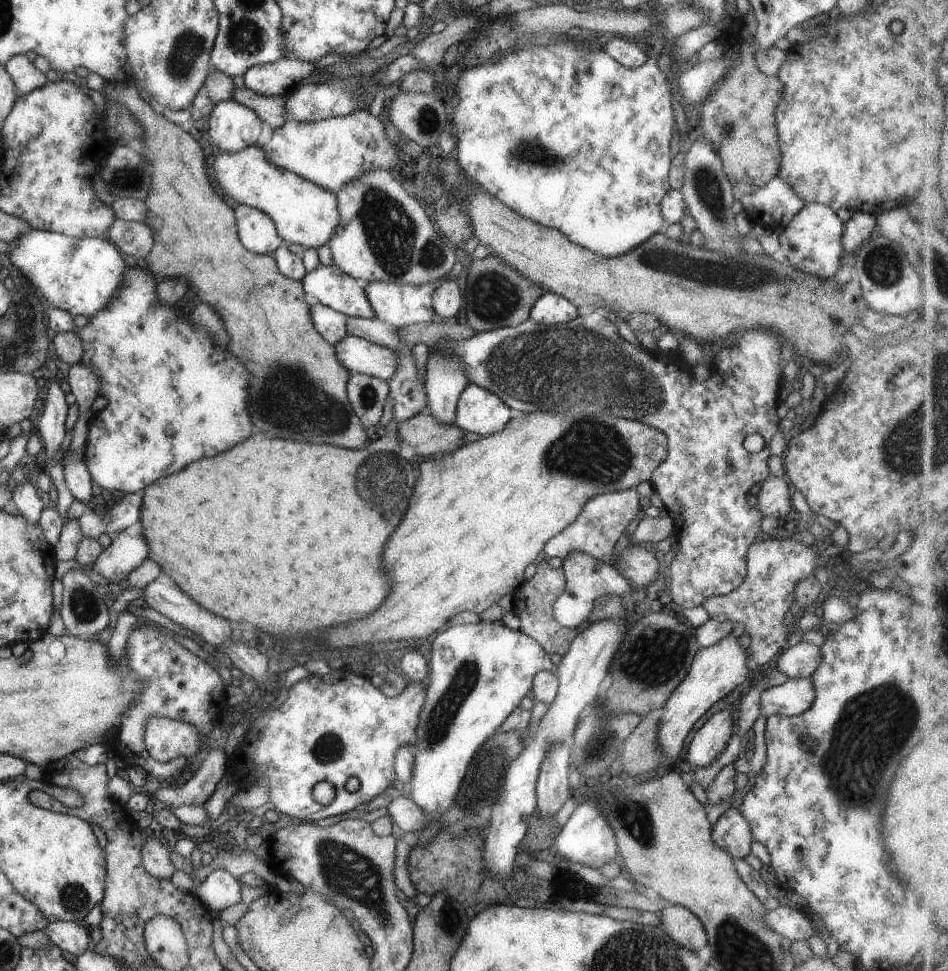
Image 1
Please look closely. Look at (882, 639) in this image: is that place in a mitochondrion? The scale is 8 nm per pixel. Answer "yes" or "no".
no

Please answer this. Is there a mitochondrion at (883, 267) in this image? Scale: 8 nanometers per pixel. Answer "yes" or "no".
yes

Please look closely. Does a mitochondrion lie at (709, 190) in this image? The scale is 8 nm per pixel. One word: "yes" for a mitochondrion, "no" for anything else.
yes

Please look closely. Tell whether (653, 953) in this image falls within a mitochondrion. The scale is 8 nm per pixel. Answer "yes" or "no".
yes

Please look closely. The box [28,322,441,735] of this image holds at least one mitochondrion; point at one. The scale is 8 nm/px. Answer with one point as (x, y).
(298, 400)

